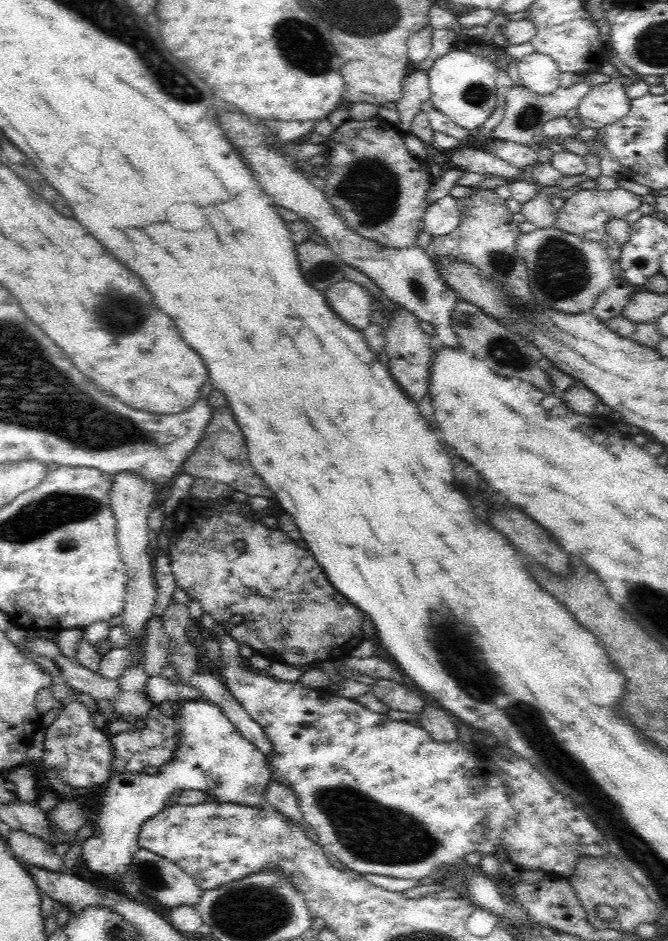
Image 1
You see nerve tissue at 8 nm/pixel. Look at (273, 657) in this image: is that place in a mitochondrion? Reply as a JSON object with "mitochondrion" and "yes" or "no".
{"mitochondrion":"no"}

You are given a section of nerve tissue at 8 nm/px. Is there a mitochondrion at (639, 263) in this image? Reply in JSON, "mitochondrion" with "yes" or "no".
{"mitochondrion":"yes"}

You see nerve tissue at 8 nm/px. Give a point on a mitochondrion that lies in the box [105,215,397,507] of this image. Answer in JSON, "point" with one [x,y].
{"point":[322,270]}

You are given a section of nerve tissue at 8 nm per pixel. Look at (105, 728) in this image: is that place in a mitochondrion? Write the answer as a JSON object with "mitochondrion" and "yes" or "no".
{"mitochondrion":"no"}

